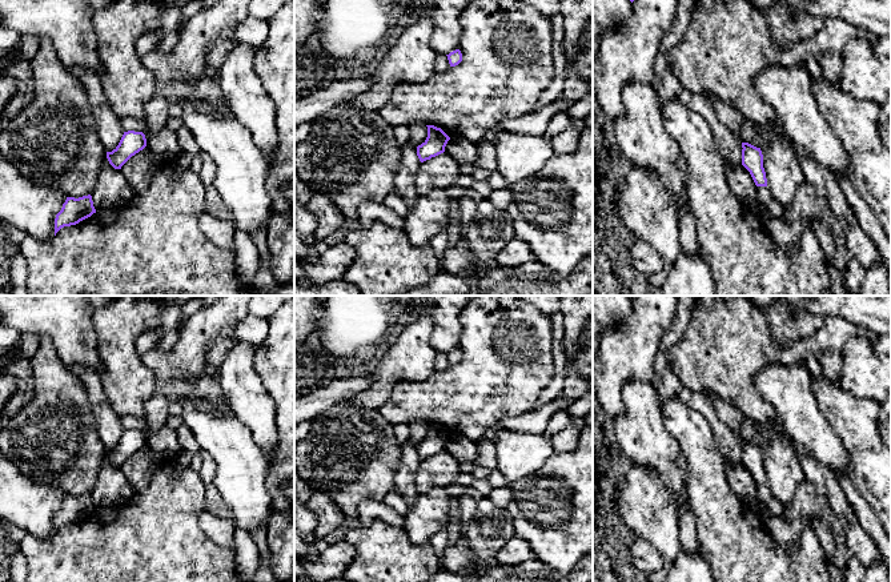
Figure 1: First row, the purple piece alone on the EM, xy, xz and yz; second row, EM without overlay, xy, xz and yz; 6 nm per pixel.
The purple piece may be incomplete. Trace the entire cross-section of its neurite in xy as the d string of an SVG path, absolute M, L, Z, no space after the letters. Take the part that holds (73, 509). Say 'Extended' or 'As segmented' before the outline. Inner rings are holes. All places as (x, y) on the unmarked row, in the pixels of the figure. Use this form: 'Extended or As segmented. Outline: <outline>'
As segmented. Outline: M91 493L79 497L67 495L61 509L55 517L55 534L61 526L76 523L91 515L93 511L96 511L96 507Z

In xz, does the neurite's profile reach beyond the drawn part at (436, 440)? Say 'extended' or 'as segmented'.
as segmented

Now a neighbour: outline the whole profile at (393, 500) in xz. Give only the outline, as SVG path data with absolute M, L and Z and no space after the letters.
M392 490L385 498L384 503L396 510L402 517L408 511L408 501L402 498L396 490Z

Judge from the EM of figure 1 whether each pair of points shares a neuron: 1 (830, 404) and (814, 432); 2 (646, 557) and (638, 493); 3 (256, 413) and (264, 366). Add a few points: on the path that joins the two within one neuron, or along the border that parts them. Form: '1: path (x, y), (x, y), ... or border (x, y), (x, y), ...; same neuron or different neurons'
1: border (811, 385), (818, 409), (841, 441); different neurons
2: border (635, 534), (653, 545), (662, 564); different neurons
3: border (255, 352), (253, 368), (275, 409); different neurons

